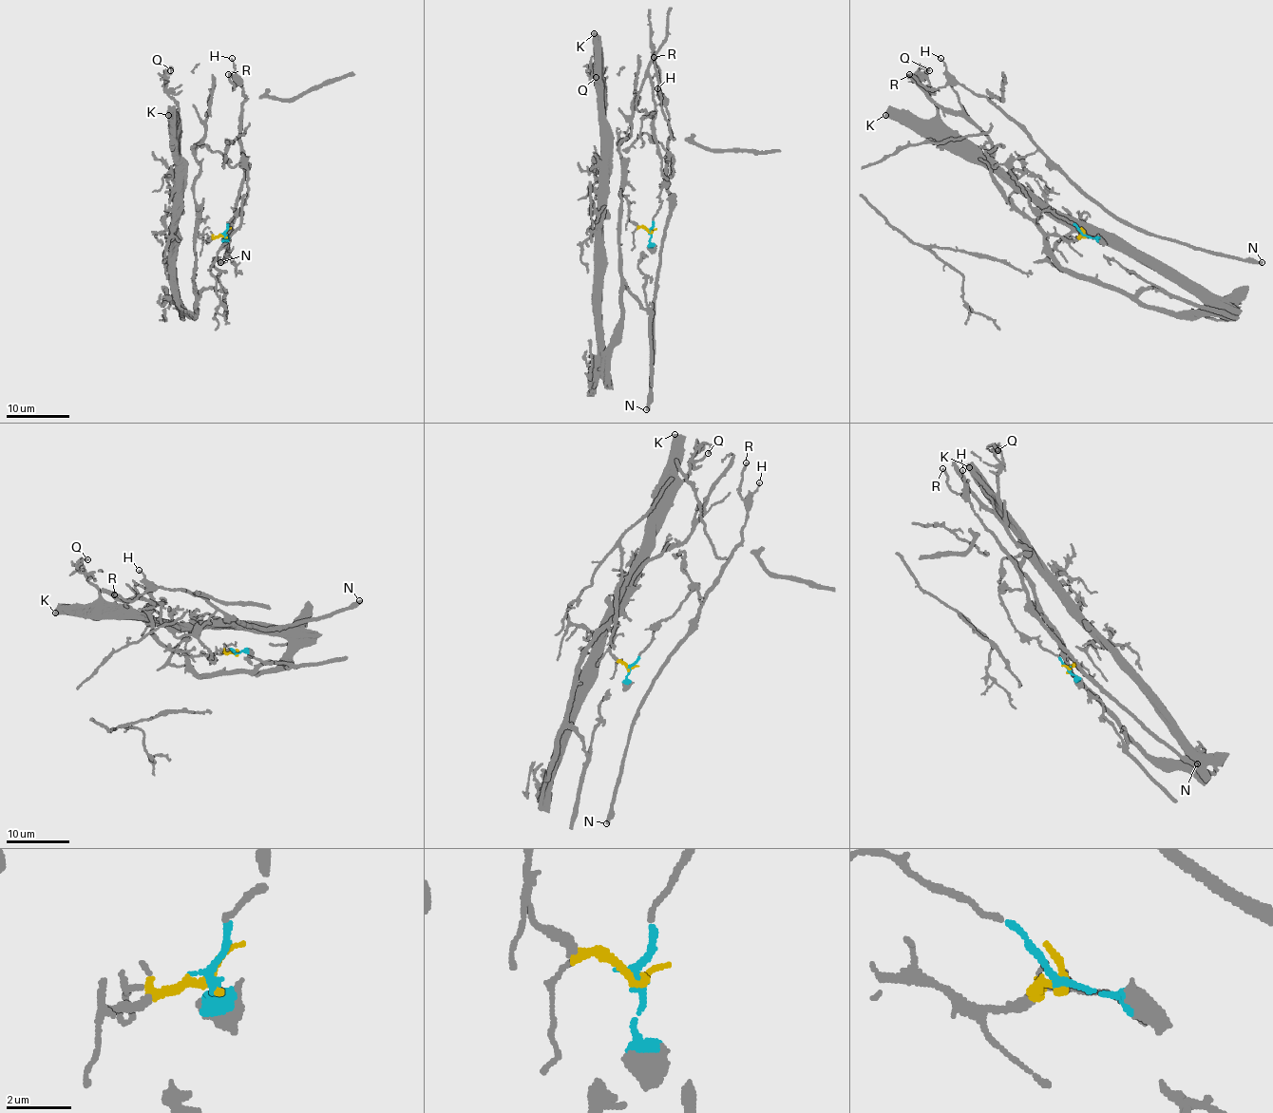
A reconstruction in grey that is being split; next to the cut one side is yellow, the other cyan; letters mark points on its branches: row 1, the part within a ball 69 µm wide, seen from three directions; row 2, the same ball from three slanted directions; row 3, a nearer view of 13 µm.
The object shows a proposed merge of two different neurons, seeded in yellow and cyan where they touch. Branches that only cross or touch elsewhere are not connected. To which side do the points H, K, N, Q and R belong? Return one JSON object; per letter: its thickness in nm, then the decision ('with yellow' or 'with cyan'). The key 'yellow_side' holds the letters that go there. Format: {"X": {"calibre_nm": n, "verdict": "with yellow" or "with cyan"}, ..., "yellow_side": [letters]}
{"H": {"calibre_nm": 100, "verdict": "with cyan"}, "K": {"calibre_nm": 650, "verdict": "with yellow"}, "N": {"calibre_nm": 360, "verdict": "with cyan"}, "Q": {"calibre_nm": 190, "verdict": "with yellow"}, "R": {"calibre_nm": 240, "verdict": "with cyan"}, "yellow_side": ["K", "Q"]}

